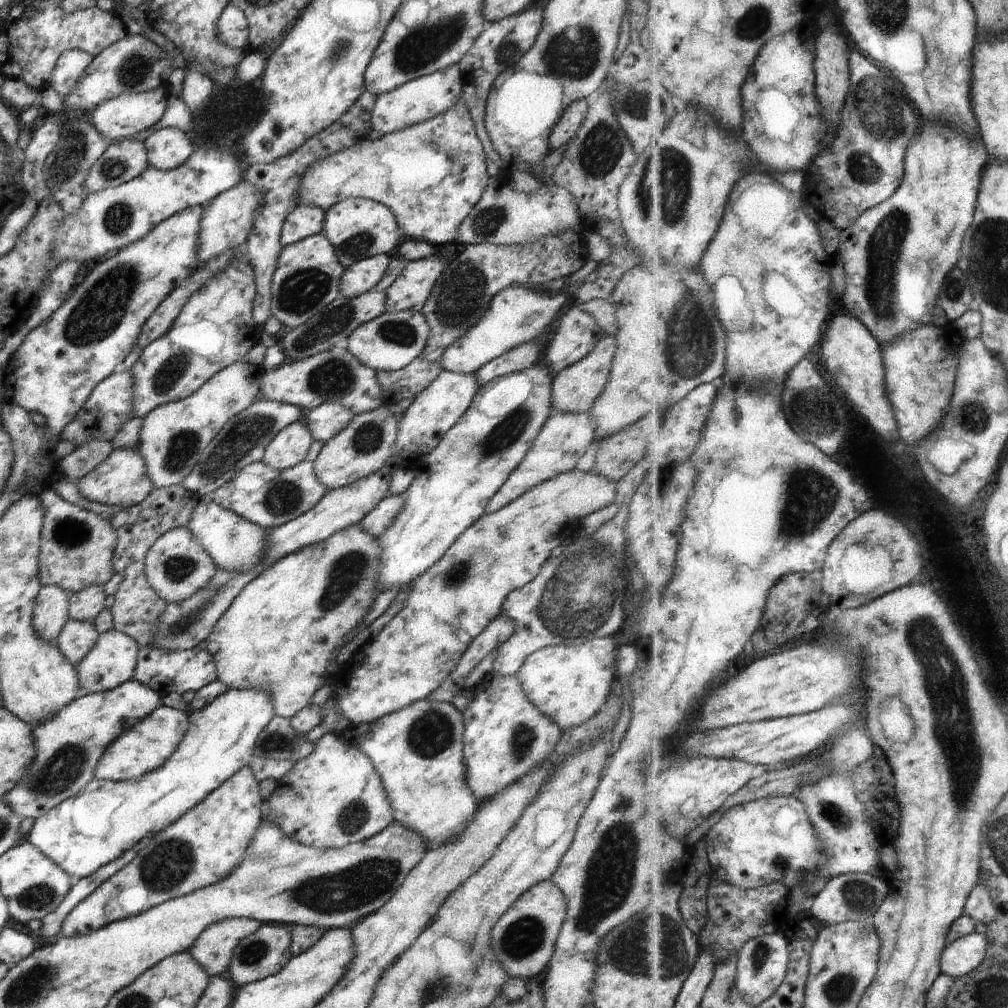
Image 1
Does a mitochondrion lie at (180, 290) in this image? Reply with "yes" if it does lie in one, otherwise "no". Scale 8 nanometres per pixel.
no

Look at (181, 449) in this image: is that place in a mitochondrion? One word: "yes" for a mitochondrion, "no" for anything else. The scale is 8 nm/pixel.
yes

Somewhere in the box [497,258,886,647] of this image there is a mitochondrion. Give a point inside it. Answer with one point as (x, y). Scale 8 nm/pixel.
(582, 592)

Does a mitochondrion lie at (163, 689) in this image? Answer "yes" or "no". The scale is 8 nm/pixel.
no

